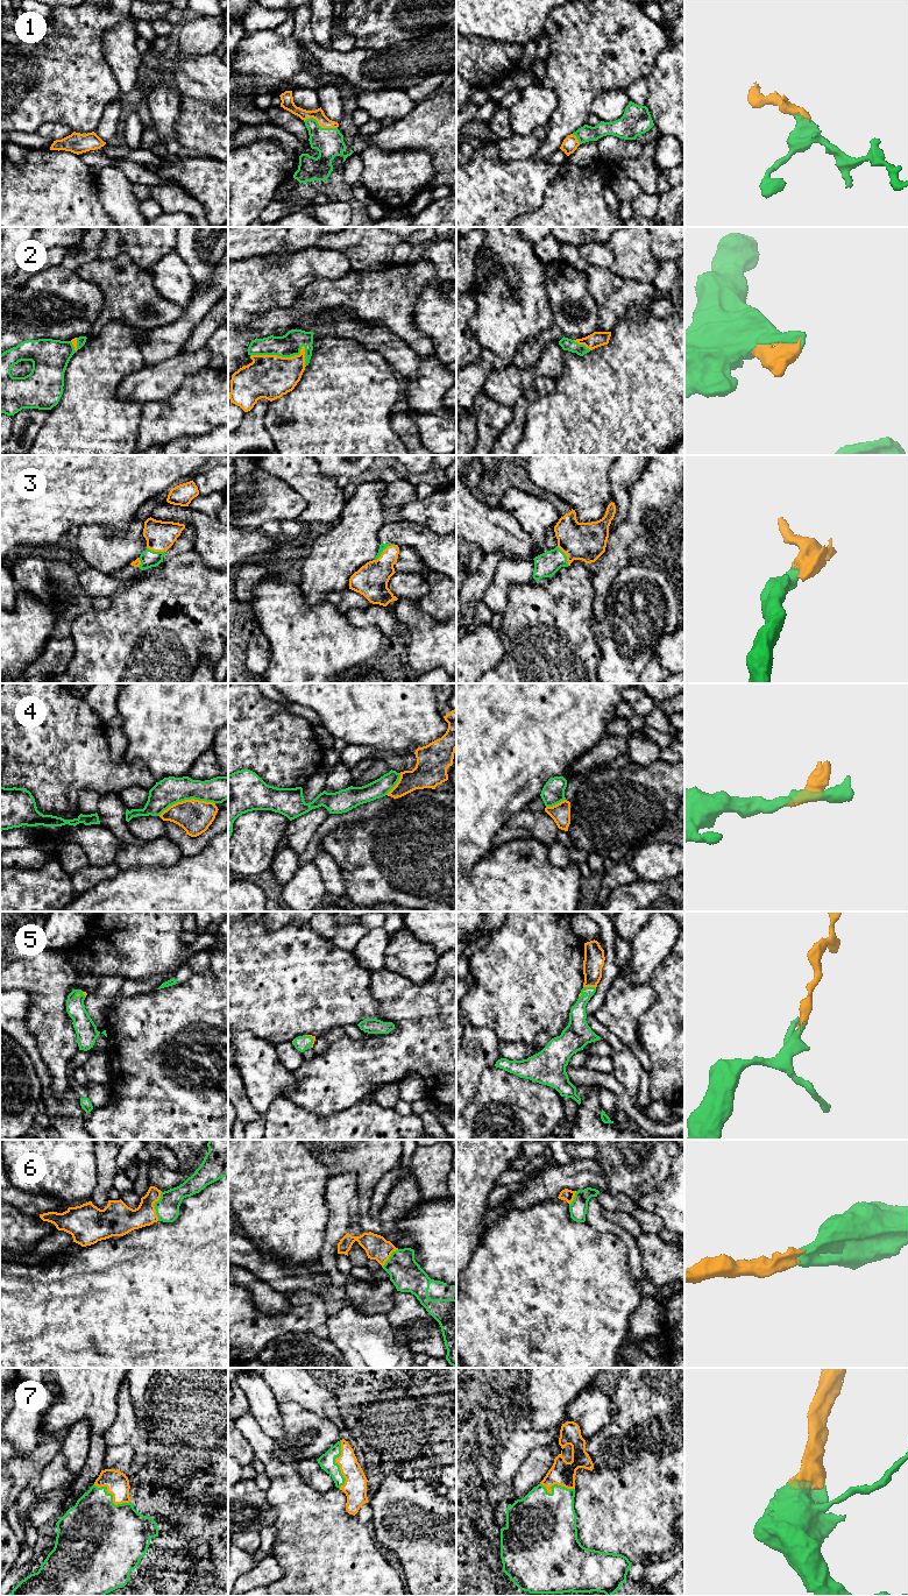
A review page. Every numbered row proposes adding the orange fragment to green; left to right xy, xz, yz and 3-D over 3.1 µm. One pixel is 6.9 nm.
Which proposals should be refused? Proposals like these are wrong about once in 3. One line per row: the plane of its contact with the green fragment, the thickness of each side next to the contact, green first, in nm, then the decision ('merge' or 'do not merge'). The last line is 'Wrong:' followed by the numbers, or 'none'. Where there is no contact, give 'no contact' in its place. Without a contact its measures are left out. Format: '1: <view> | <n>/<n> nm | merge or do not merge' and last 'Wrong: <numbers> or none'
1: xz | 190/80 nm | merge
2: xz | 160/300 nm | merge
3: xz | 50/220 nm | merge
4: xy | 190/240 nm | do not merge
5: yz | 120/140 nm | merge
6: xy | 160/200 nm | merge
7: xz | 110/160 nm | merge
Wrong: 4

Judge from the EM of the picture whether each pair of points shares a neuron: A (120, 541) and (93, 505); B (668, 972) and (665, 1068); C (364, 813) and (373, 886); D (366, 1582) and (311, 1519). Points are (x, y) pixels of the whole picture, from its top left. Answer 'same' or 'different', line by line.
A: different
B: same
C: different
D: same

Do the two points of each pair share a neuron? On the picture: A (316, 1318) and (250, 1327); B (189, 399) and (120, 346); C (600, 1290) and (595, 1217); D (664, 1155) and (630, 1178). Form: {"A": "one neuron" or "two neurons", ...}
{"A": "one neuron", "B": "two neurons", "C": "two neurons", "D": "one neuron"}

